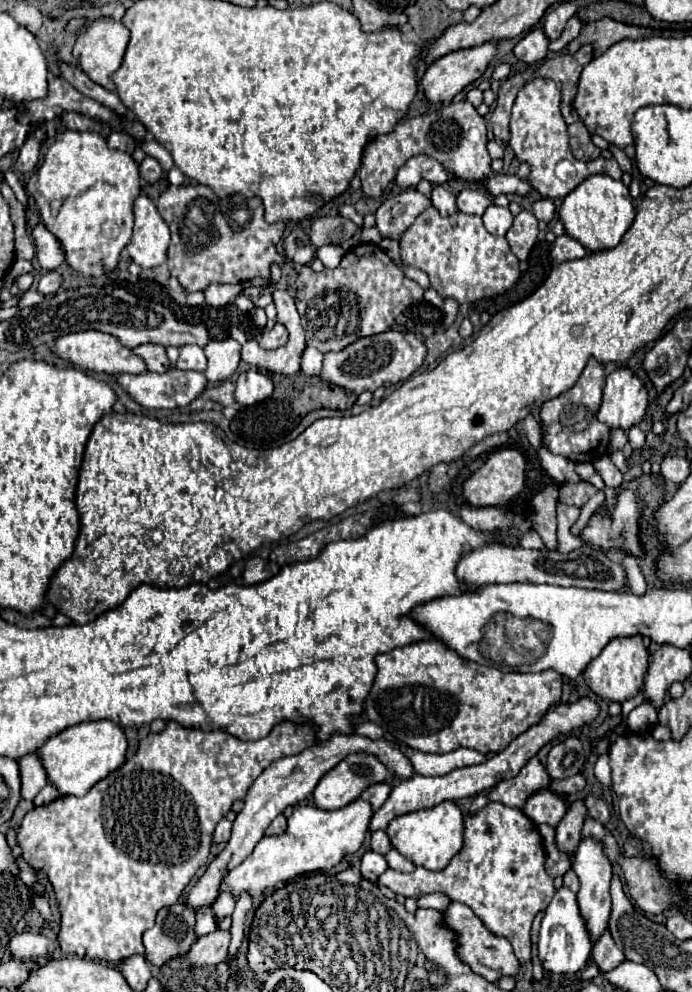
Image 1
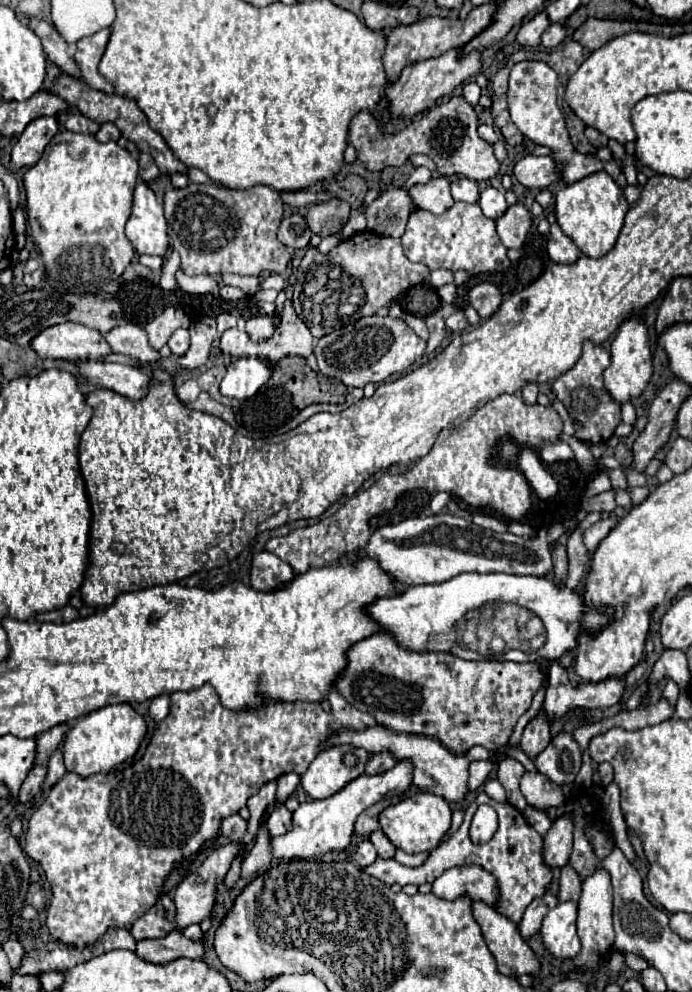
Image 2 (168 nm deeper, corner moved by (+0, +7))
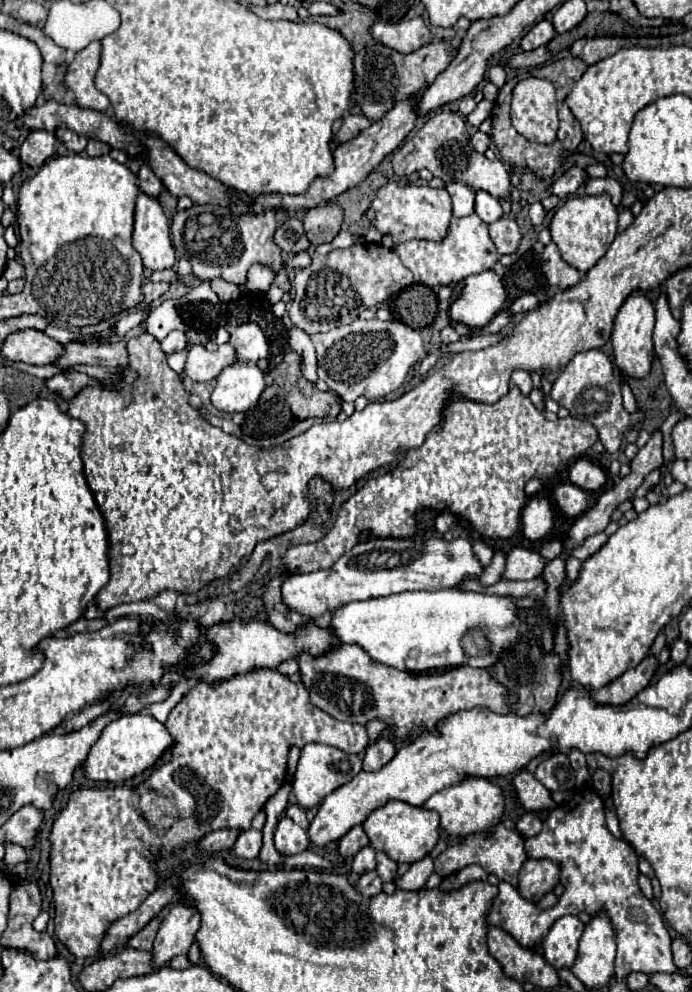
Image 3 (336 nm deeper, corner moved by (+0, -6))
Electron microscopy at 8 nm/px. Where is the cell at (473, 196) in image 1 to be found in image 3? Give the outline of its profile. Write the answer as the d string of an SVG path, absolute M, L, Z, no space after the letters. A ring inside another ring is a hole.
M448 183L446 191L452 197L454 217L466 217L474 213L474 189L464 183Z

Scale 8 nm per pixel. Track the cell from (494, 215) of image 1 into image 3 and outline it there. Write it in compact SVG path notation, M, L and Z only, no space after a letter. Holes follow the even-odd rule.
M482 189L476 191L474 211L484 223L494 223L504 215L504 211L500 207L500 201L496 197L492 197L488 191L482 191Z

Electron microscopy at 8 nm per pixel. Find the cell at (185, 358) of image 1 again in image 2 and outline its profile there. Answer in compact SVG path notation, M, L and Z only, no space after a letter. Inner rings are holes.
M184 328L176 330L176 332L172 334L172 338L168 340L168 346L170 346L170 350L172 350L174 354L184 356L184 354L188 352L188 348L190 348L190 332L184 330Z

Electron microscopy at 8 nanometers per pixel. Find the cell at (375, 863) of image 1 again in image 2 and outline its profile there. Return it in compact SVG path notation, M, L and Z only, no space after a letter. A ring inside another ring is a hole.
M364 840L364 842L358 846L358 850L356 850L356 862L360 864L360 868L366 868L366 866L370 866L376 858L378 858L378 854L376 854L372 842L370 842L370 840Z

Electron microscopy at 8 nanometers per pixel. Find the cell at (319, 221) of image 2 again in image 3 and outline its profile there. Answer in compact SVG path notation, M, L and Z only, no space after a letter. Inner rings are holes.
M334 203L308 209L304 215L304 231L308 235L308 241L312 245L330 243L336 237L336 233L340 231L342 215L344 215L342 207L334 205Z

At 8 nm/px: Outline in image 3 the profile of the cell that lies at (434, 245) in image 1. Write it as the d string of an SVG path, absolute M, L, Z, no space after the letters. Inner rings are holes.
M474 213L468 217L454 217L450 235L442 243L432 241L406 241L396 247L398 257L402 259L404 267L408 267L414 275L416 283L424 283L432 289L438 289L440 285L456 283L466 279L468 275L492 269L496 261L500 259L496 245L492 243L488 235L486 223Z

